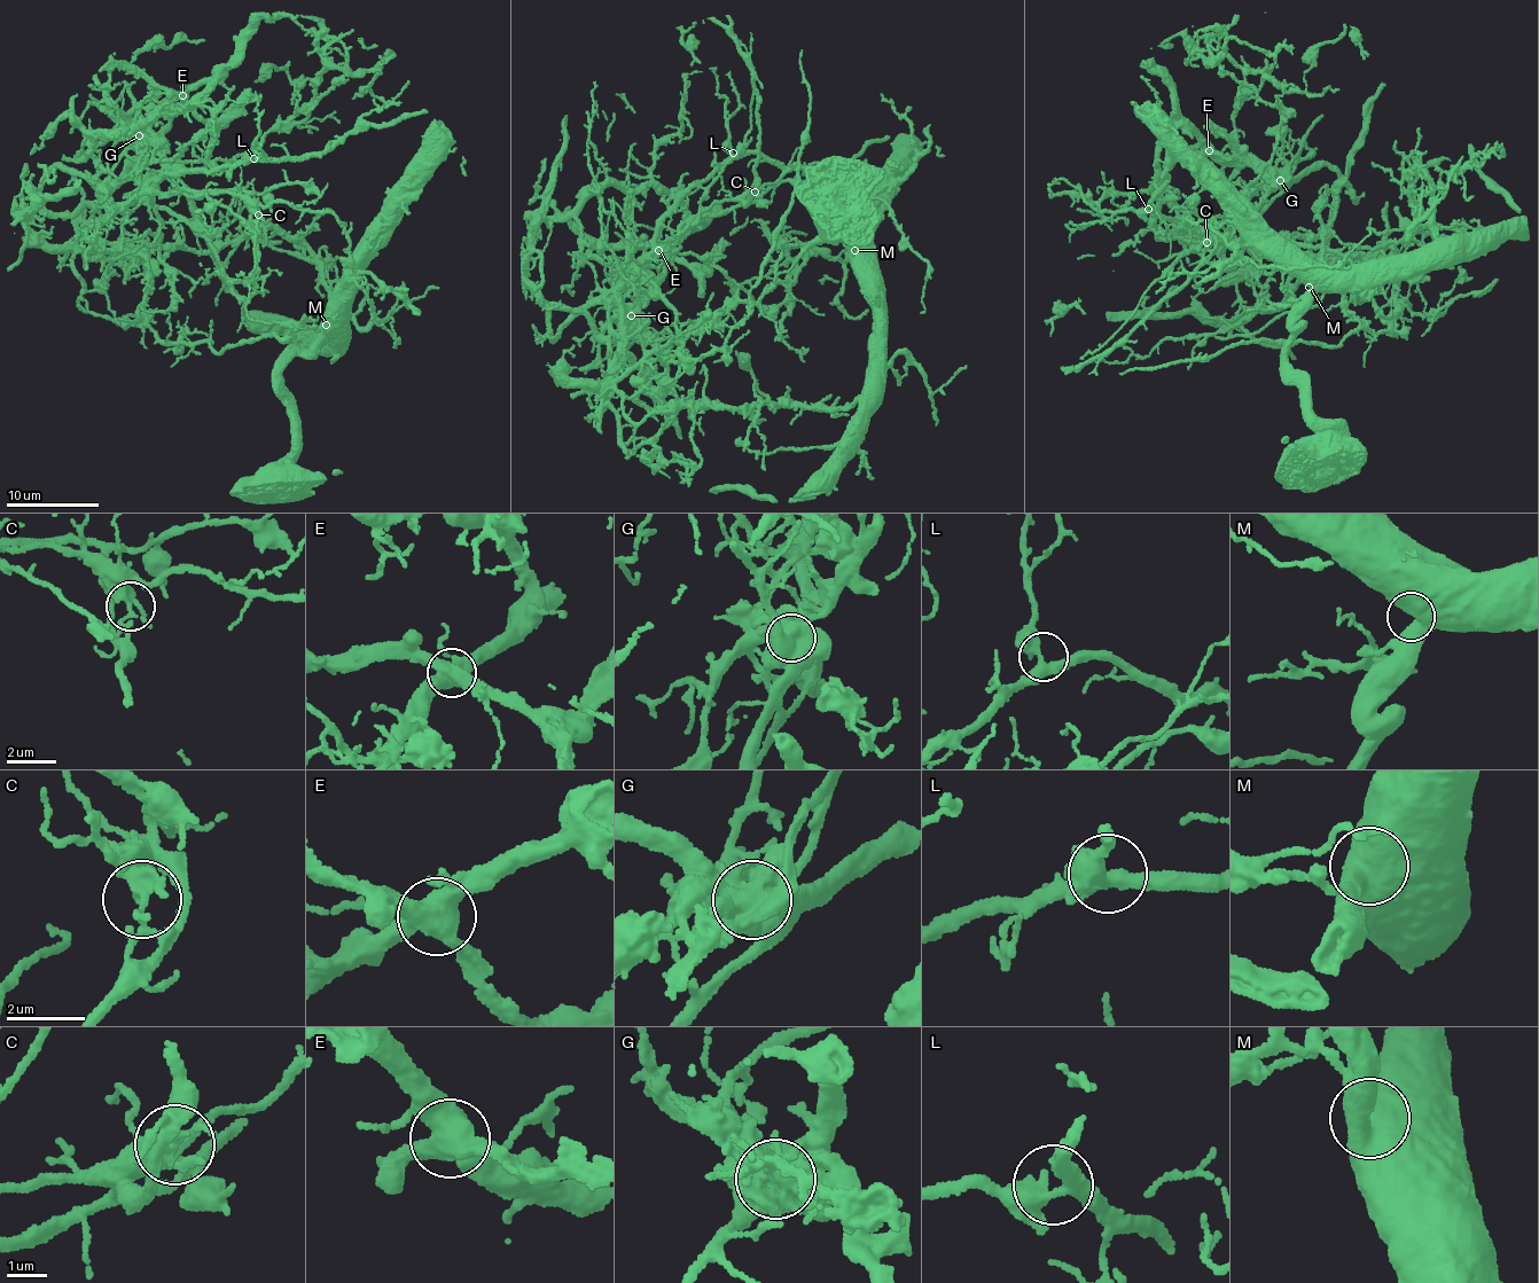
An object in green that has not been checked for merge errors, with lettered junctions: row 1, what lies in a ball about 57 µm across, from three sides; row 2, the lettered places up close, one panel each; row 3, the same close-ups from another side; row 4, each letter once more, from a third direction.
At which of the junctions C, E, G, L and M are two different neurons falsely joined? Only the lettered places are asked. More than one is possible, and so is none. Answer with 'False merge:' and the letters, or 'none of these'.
False merge: C, E, G

